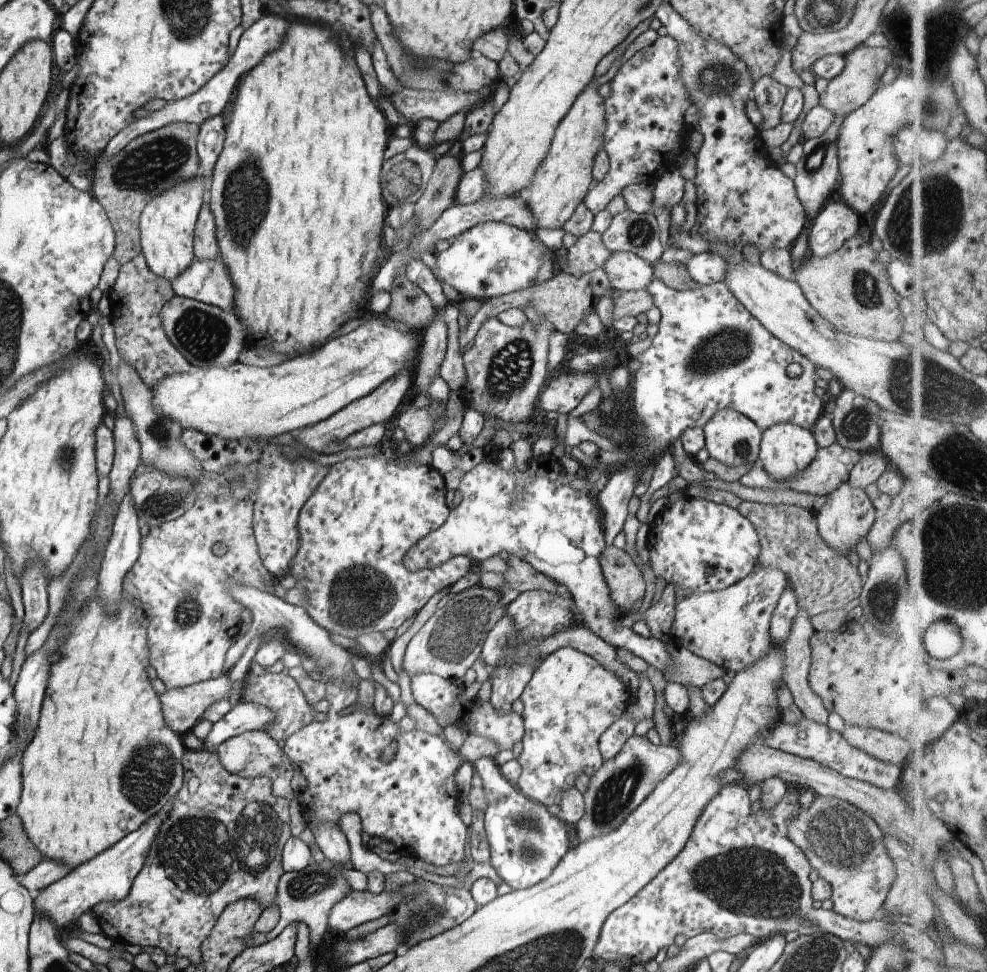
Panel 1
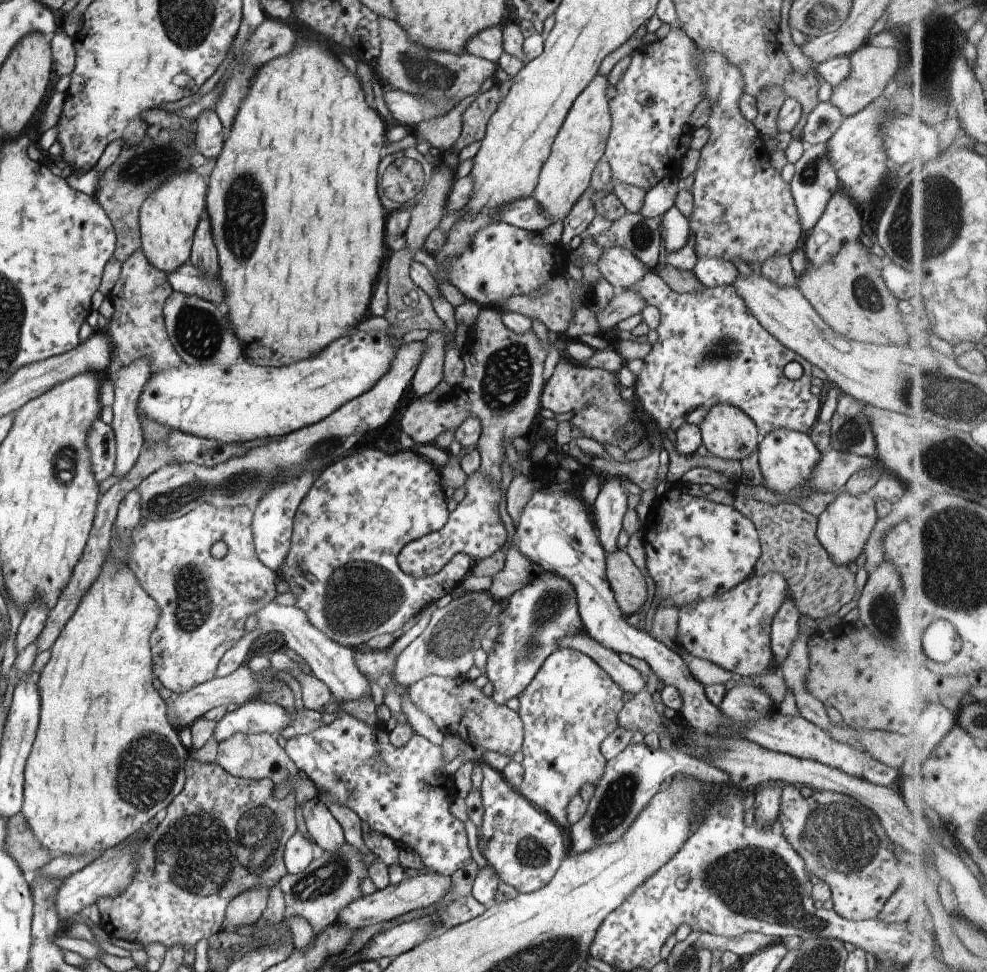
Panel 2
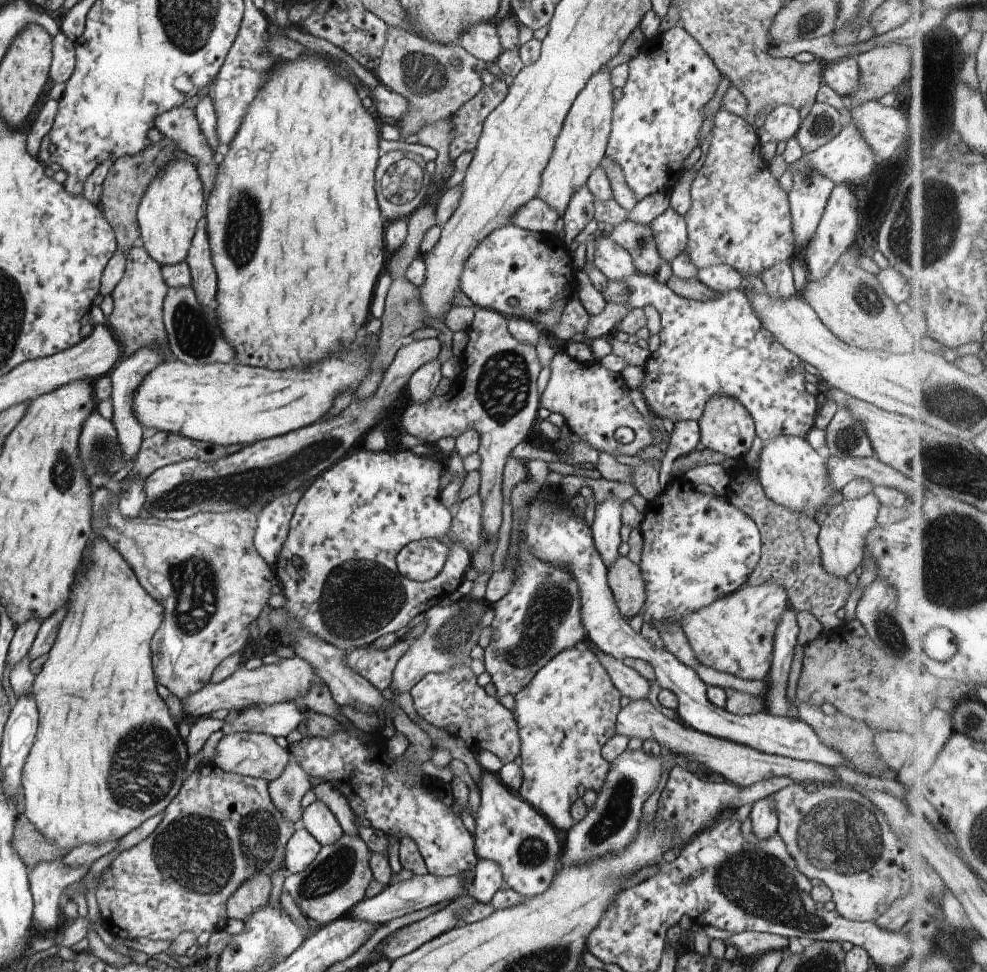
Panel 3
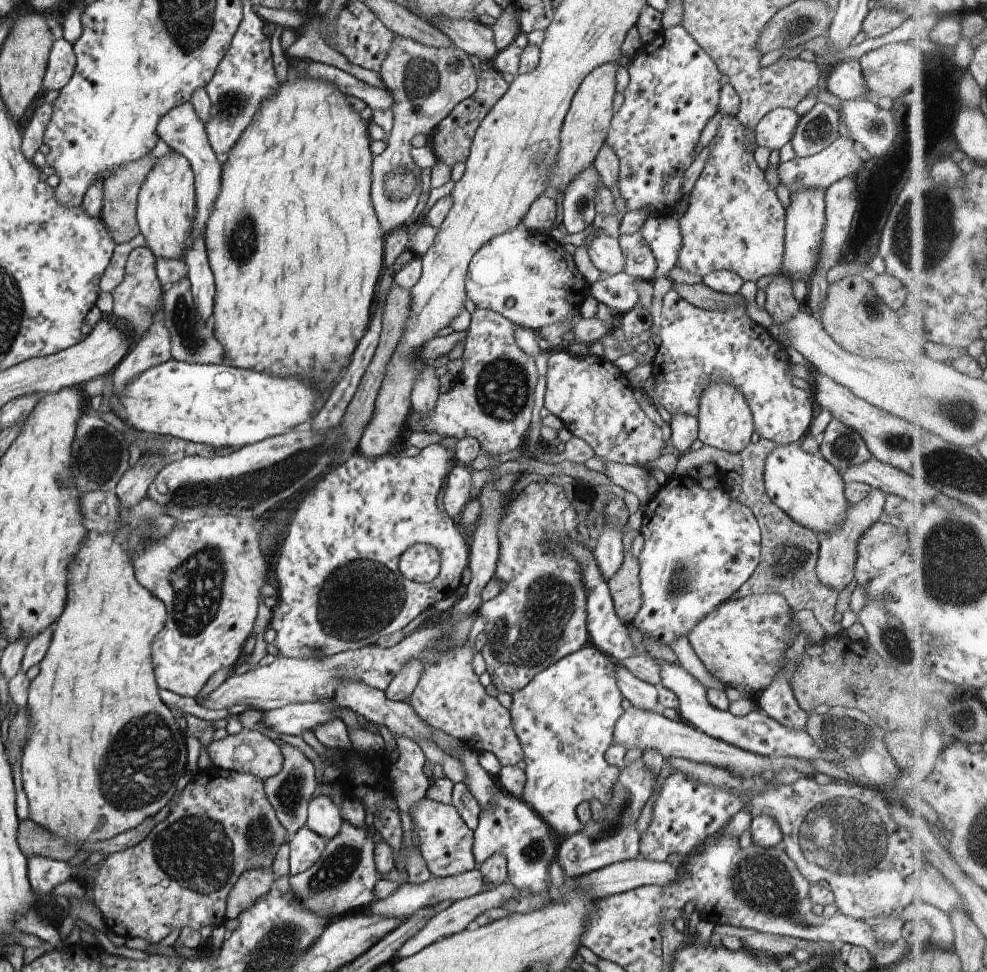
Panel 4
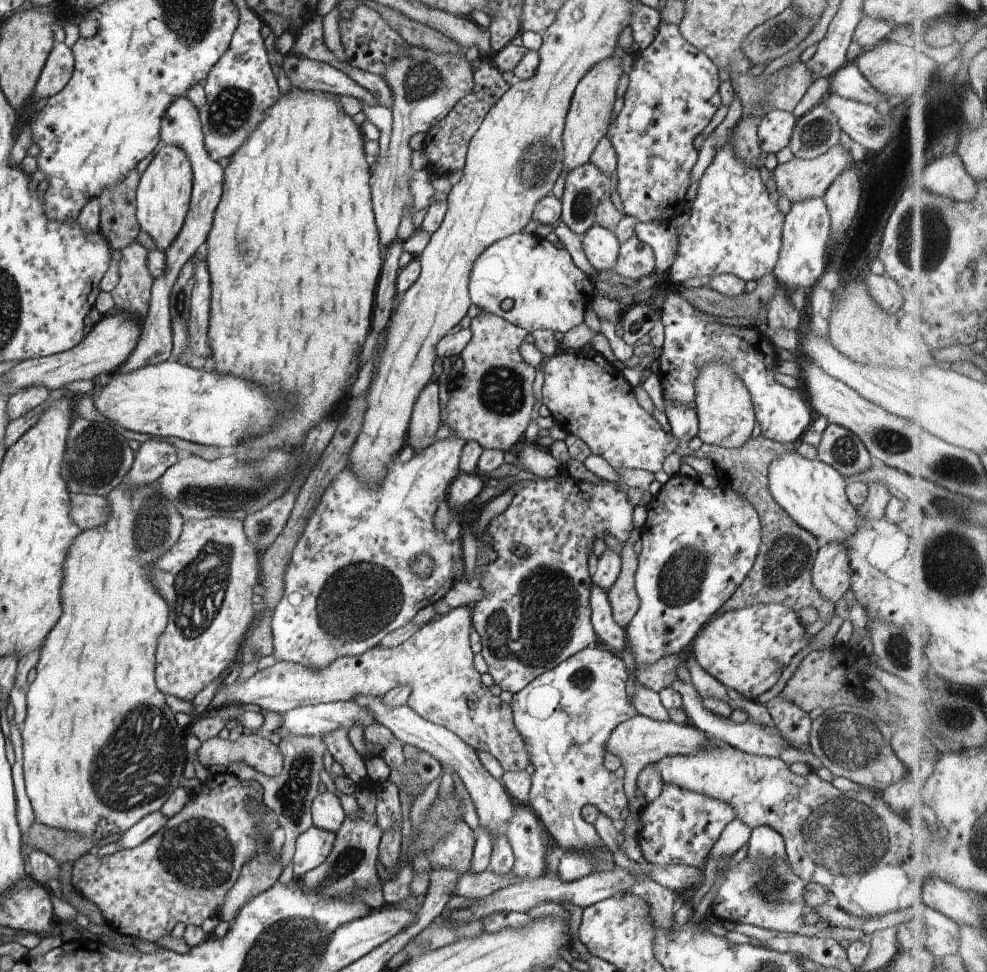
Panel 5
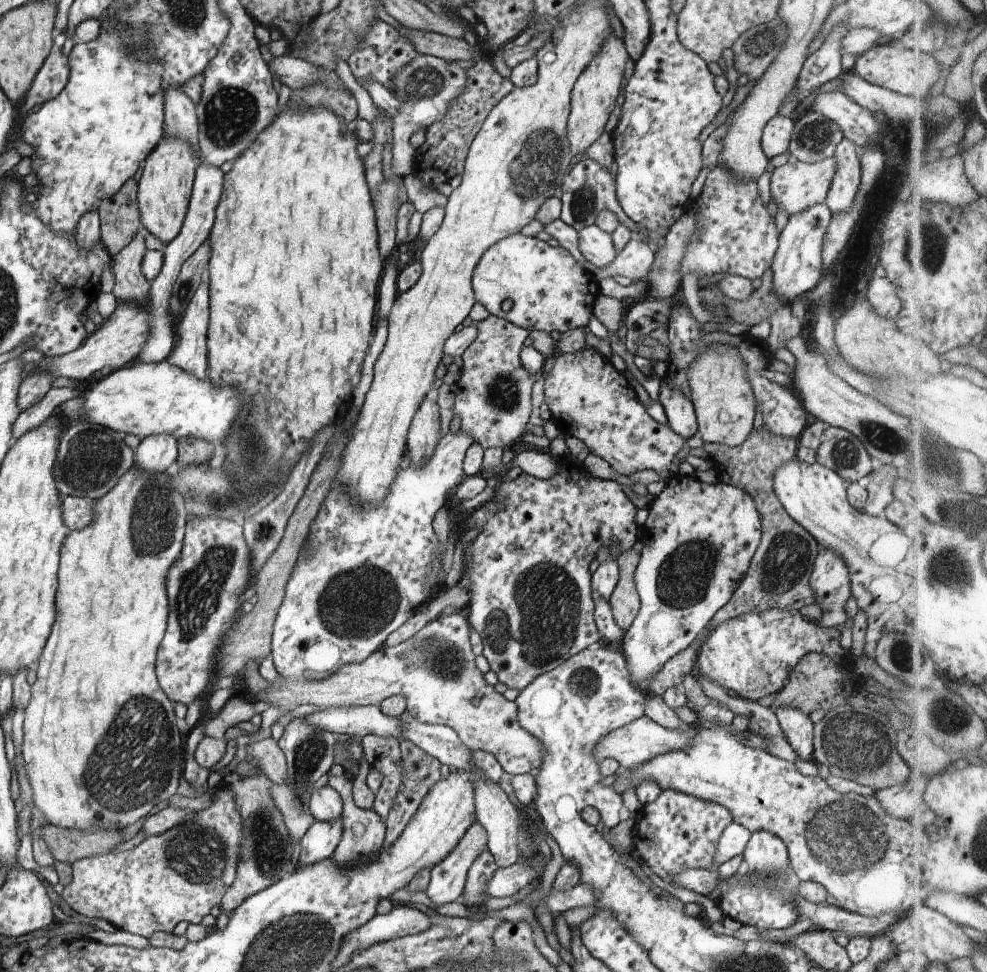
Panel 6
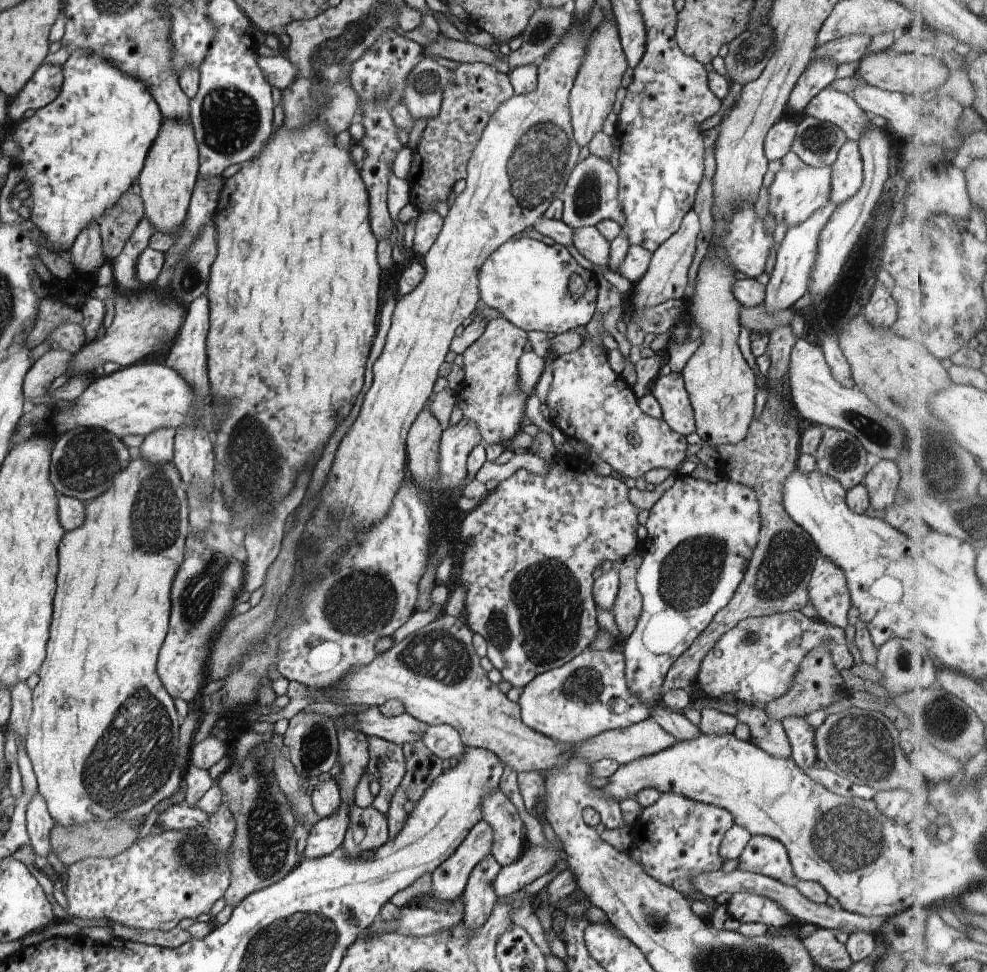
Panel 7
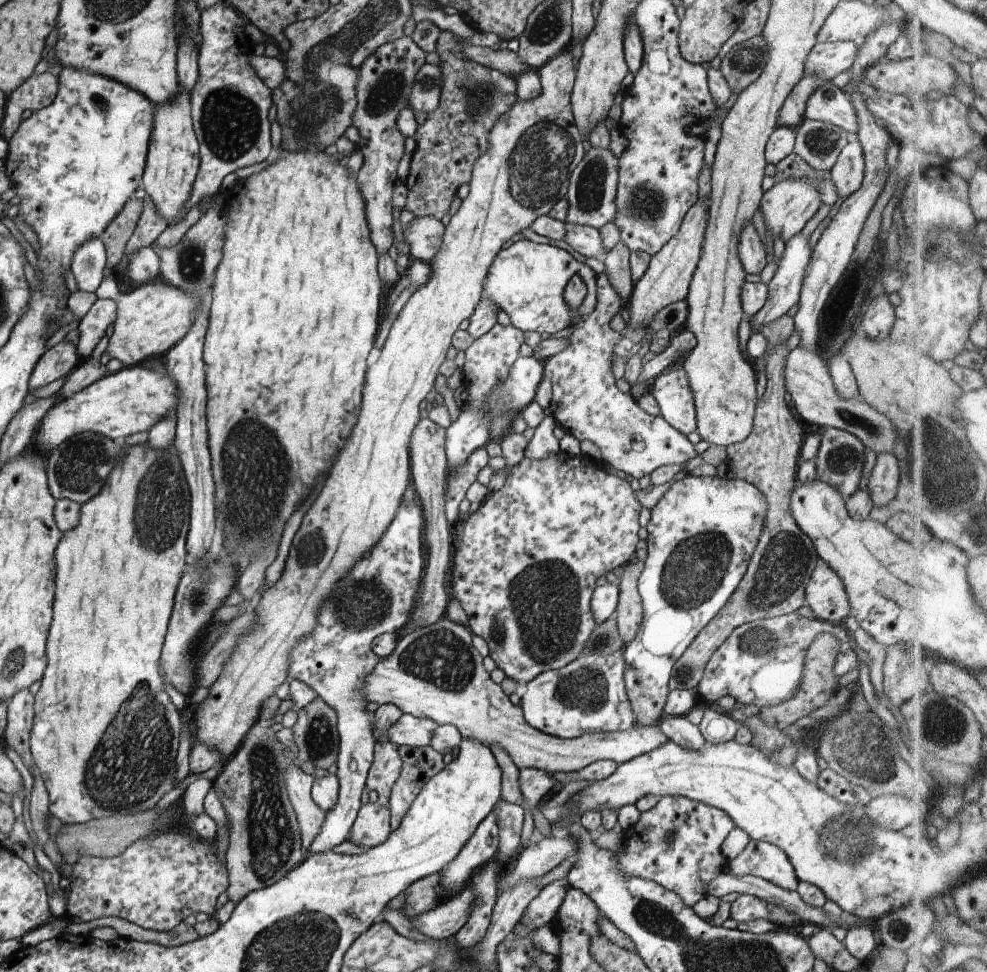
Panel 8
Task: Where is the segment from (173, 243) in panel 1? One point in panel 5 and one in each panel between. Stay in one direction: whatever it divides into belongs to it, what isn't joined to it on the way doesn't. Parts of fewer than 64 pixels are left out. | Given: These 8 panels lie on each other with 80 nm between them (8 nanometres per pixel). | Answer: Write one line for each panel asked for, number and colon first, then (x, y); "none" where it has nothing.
2: (168, 218)
3: (173, 203)
4: (165, 211)
5: (164, 190)

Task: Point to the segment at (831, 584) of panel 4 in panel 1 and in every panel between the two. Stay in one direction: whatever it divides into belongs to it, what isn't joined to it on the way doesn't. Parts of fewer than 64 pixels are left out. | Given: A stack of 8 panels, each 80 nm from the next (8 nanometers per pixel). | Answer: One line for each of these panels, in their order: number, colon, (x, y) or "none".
1: (847, 516)
2: (843, 528)
3: (843, 533)

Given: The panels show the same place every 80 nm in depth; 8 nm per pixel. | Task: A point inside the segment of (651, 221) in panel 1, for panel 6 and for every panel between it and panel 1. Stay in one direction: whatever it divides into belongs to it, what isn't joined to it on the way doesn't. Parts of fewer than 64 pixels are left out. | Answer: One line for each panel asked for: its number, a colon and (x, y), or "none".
2: (641, 236)
3: (637, 239)
4: (640, 264)
5: (636, 258)
6: (635, 261)

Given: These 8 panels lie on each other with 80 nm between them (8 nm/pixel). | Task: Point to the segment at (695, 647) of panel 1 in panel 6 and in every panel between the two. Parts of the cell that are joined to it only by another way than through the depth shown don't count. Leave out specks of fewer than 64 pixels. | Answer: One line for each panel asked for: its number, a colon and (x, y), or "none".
2: (732, 630)
3: (735, 634)
4: (743, 643)
5: (747, 650)
6: (752, 654)

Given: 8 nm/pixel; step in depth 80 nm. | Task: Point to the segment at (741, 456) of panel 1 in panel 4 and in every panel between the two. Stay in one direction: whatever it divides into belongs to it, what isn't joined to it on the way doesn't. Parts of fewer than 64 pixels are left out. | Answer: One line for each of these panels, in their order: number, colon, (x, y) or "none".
2: (727, 431)
3: (725, 426)
4: (725, 419)

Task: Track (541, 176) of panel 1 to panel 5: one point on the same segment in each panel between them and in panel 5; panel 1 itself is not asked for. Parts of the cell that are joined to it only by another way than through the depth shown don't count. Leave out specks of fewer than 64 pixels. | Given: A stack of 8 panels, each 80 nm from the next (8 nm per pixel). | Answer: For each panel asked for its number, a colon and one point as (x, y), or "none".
2: (580, 144)
3: (582, 142)
4: (586, 125)
5: (589, 117)

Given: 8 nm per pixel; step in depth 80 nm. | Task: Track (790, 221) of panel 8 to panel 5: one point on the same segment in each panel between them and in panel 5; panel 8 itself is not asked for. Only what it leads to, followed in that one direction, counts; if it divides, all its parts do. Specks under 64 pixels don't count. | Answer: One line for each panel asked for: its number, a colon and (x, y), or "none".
5: (798, 180)
6: (795, 186)
7: (793, 196)

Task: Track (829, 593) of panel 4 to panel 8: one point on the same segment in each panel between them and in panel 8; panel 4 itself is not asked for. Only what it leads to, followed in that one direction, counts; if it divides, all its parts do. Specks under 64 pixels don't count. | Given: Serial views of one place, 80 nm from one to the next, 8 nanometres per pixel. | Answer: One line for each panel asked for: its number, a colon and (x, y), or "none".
5: (781, 573)
6: (778, 576)
7: (776, 580)
8: (779, 570)

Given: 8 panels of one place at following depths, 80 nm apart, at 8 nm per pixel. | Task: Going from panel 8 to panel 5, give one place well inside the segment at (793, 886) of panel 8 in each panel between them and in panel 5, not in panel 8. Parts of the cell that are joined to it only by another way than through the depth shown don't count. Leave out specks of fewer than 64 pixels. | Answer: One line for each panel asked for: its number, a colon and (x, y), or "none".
5: (764, 843)
6: (765, 852)
7: (763, 855)

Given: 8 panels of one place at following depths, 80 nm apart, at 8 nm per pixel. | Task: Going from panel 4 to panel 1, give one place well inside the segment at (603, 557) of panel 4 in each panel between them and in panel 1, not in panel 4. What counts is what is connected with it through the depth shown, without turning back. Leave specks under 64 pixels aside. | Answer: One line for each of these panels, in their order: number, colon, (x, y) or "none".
1: (709, 353)
2: (610, 506)
3: (606, 529)

